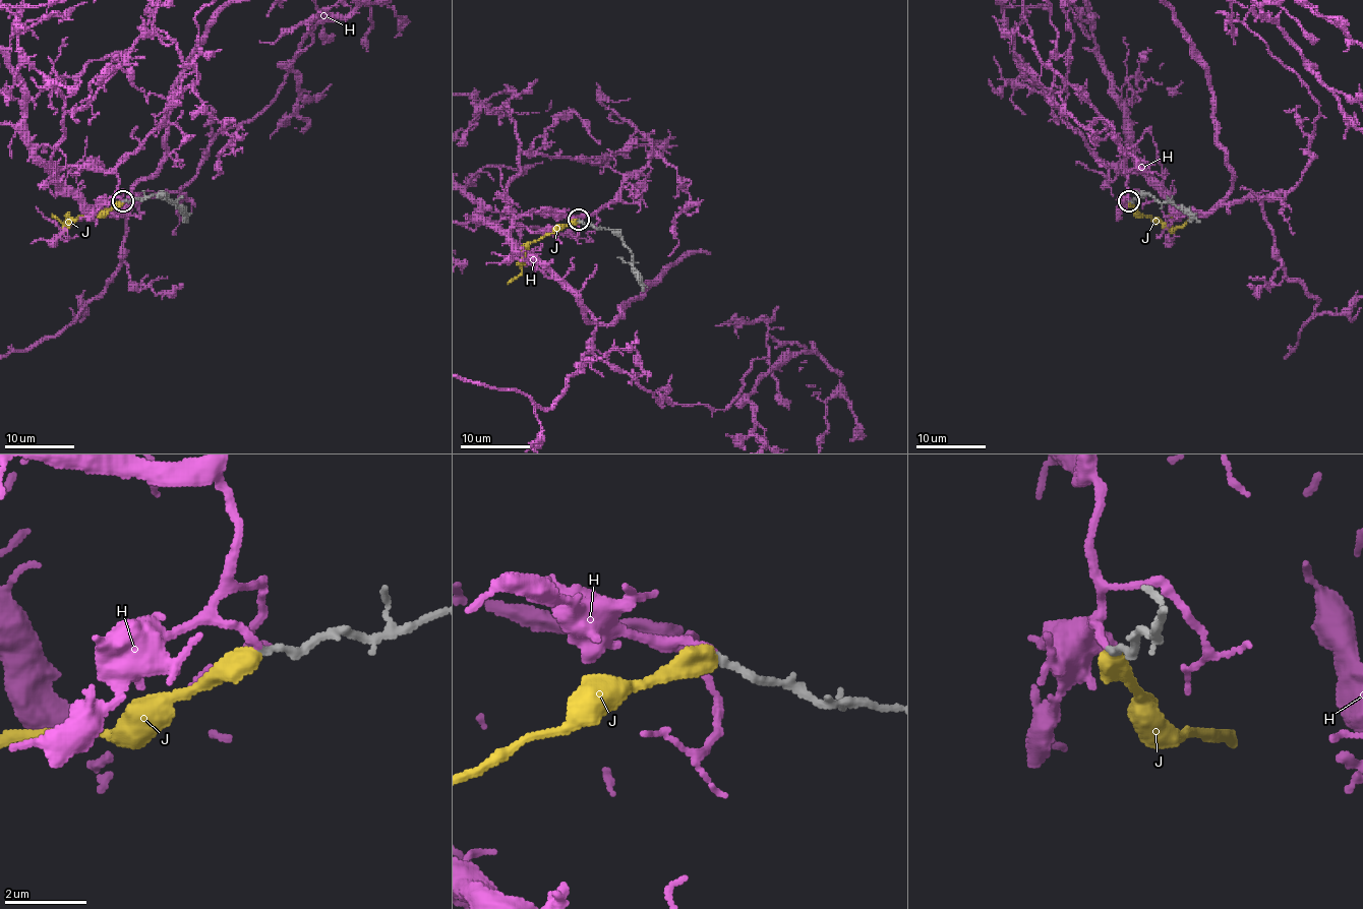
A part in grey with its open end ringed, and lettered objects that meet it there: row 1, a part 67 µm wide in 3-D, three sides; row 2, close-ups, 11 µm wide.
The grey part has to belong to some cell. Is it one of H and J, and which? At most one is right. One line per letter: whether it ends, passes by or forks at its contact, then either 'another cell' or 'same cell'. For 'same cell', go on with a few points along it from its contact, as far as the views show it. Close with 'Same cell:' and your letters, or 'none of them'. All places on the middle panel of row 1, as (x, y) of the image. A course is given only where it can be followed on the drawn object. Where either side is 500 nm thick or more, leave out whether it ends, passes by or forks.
H: it ends | same cell
J: another cell
Same cell: H

